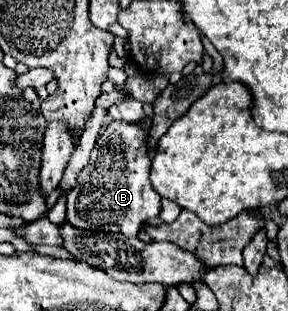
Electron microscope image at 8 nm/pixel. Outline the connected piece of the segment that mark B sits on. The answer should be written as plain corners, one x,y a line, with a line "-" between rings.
109,120
101,132
89,164
81,170
77,186
67,196
67,222
79,230
137,236
143,222
159,216
161,196
149,182
151,154
147,150
145,124
125,124

